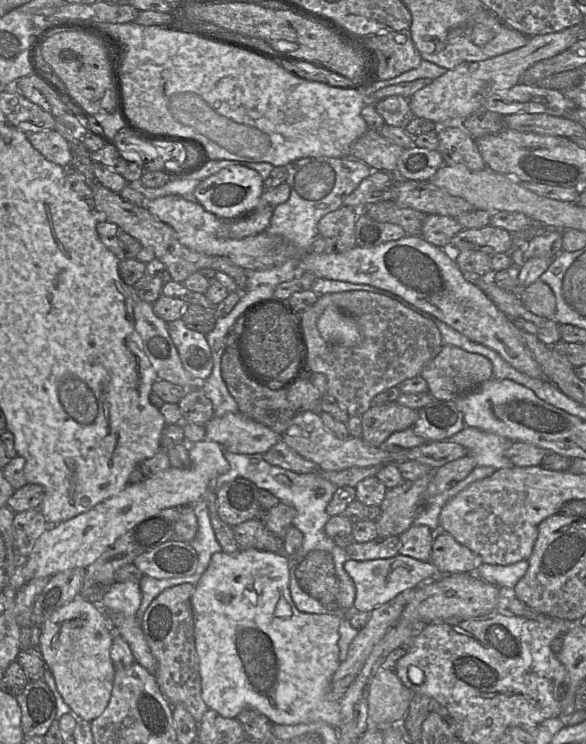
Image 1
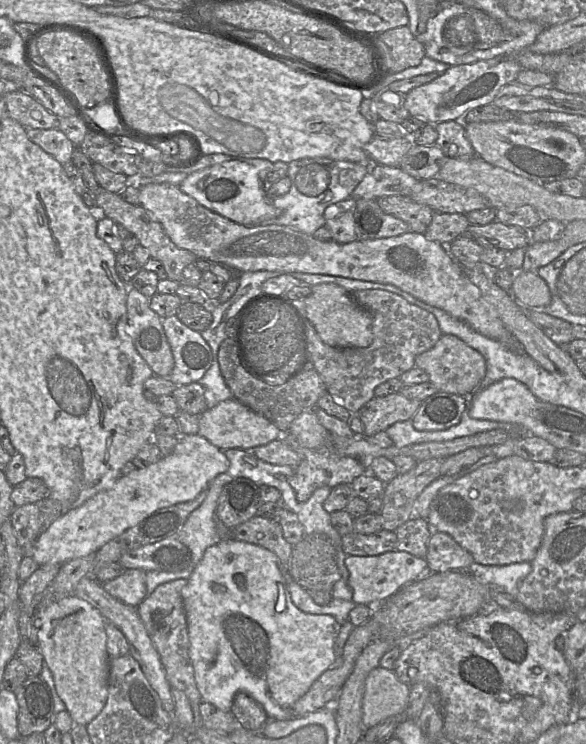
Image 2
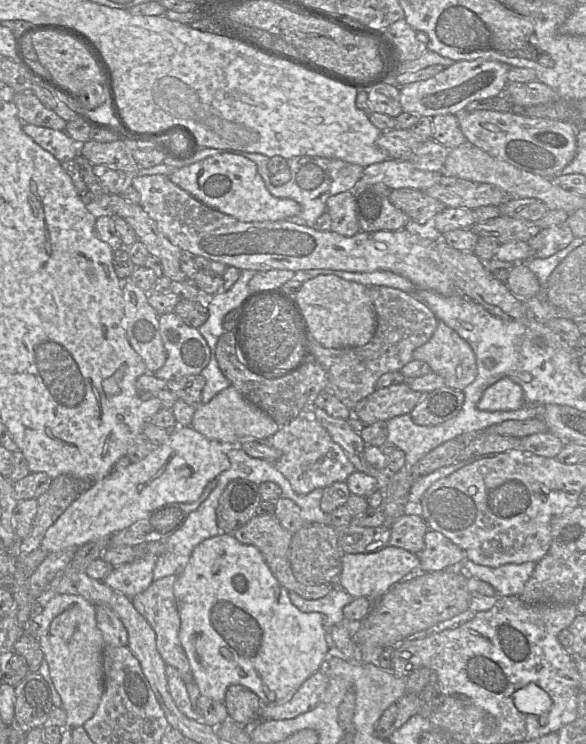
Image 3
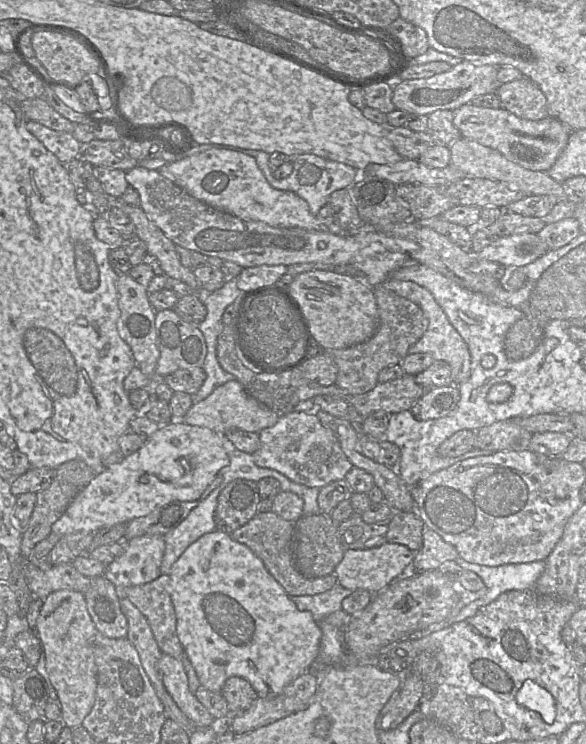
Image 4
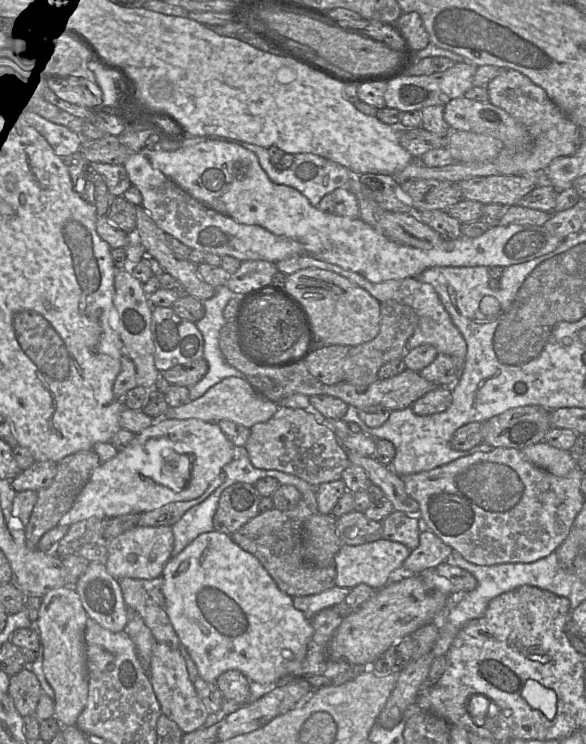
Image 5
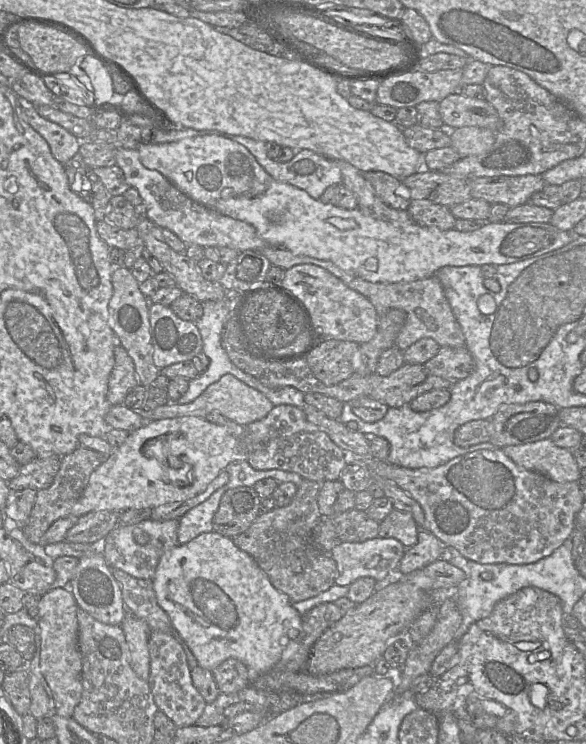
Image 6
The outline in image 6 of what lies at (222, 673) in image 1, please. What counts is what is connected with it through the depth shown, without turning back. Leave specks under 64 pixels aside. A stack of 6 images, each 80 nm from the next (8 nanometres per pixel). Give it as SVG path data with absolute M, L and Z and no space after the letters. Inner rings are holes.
M215 531L202 533L188 543L177 544L166 551L159 560L152 583L158 604L169 616L173 628L179 632L182 639L187 643L188 647L196 657L198 665L211 671L226 659L236 658L248 667L250 674L265 674L276 666L289 642L296 639L302 629L302 615L293 607L289 597L273 586L269 577L260 568L255 559L247 552L238 548L234 544L232 538L223 536Z

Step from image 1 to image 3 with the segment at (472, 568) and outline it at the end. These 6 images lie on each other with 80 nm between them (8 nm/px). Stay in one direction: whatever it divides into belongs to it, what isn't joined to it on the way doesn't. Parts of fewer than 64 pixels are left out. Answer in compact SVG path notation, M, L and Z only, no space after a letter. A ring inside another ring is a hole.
M428 530L424 537L424 548L418 554L419 570L434 572L455 564L462 564L465 552L449 538L435 530Z

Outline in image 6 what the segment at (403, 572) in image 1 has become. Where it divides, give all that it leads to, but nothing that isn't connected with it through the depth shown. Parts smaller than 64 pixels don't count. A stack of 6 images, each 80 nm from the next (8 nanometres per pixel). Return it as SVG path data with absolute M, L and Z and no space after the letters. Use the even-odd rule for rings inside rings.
M376 537L363 542L339 541L331 550L331 556L336 563L335 584L349 586L361 577L374 578L379 584L388 581L389 575L397 569L406 548L395 538Z

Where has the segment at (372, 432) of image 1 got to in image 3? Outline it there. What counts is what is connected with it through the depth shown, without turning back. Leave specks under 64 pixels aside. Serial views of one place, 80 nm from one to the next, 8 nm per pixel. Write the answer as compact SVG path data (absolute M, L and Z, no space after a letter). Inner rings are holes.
M406 381L375 389L356 404L353 414L365 426L377 421L388 421L397 416L410 414L425 394L428 393L411 389Z

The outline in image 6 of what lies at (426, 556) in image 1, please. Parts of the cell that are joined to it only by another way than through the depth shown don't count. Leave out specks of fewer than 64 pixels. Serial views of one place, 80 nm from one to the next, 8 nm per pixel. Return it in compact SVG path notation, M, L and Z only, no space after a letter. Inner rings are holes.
M394 508L379 523L379 537L395 538L400 541L405 548L409 548L417 543L419 527L412 514Z

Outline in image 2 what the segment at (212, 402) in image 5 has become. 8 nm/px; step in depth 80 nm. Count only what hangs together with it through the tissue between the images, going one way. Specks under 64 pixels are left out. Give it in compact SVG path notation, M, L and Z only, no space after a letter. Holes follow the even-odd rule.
M234 398L206 409L199 416L198 435L204 437L222 451L227 449L253 450L258 446L280 439L282 434L283 432L268 419L256 414Z

